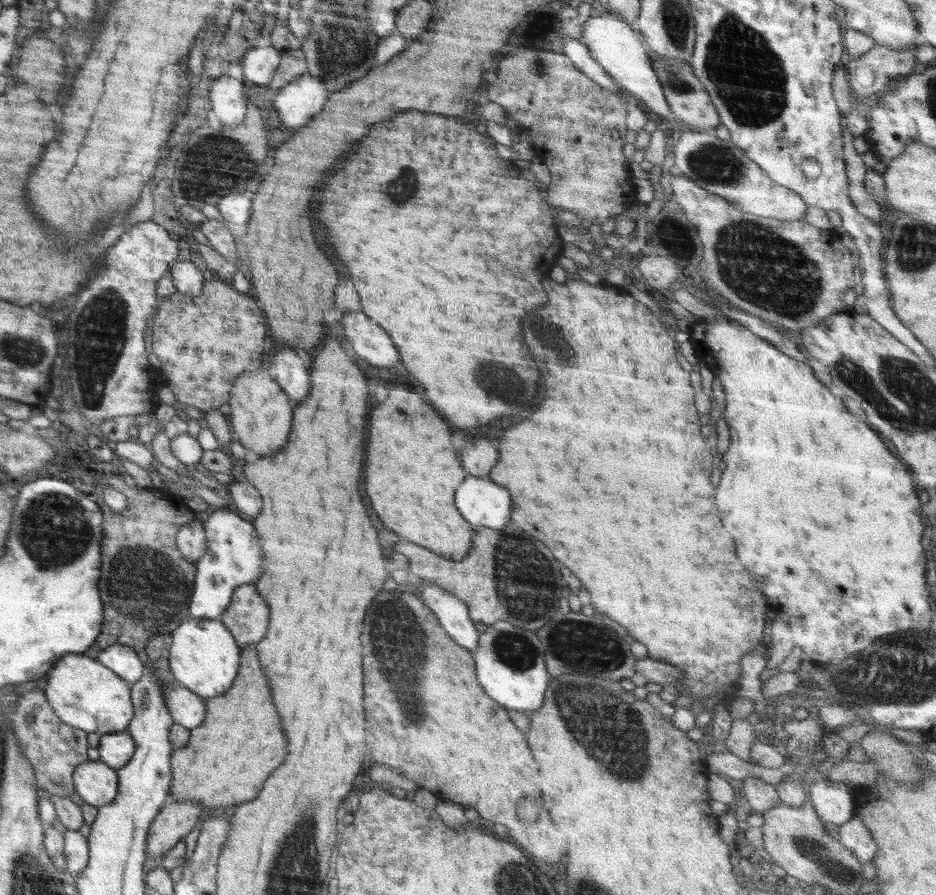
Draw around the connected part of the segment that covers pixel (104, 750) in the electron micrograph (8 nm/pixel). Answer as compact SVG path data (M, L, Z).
M126 731L102 735L97 746L99 760L113 769L122 768L135 754L137 744Z

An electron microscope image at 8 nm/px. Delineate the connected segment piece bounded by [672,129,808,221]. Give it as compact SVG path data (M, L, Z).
M681 129L678 130L672 151L674 164L684 176L693 180L700 188L729 200L744 212L758 217L770 216L793 221L804 218L808 210L807 204L799 194L768 178L743 150L730 140L721 142L715 134Z

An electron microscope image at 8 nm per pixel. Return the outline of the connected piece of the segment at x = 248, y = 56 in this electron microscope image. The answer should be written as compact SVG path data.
M264 44L244 52L243 65L244 80L250 84L266 86L273 77L277 64L280 62L281 52L274 47Z

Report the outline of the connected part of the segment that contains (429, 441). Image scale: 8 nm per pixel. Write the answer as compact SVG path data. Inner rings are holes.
M392 388L390 396L378 404L370 414L370 438L366 446L366 494L380 520L408 542L420 544L442 558L460 561L472 548L472 537L476 528L470 526L454 506L454 490L466 478L456 448L450 442L448 424L420 398L420 394L408 392L406 388ZM414 488L414 496L406 490Z

